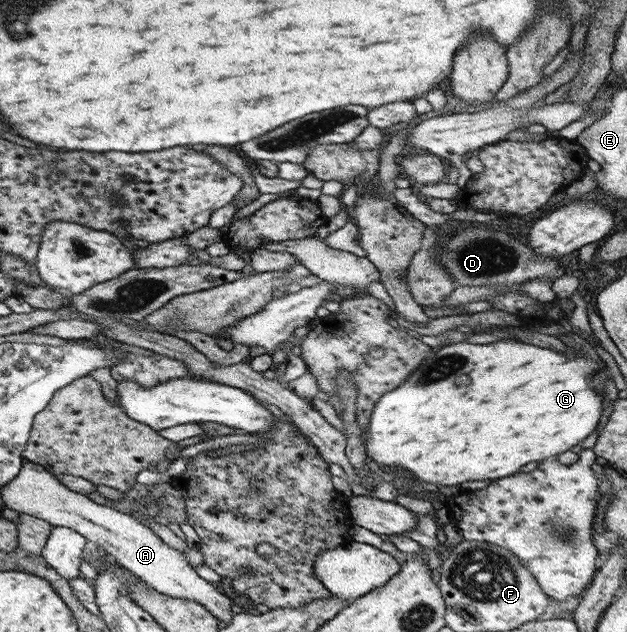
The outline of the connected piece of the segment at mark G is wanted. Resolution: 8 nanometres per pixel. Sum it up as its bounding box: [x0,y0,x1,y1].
[365,341,611,491]

